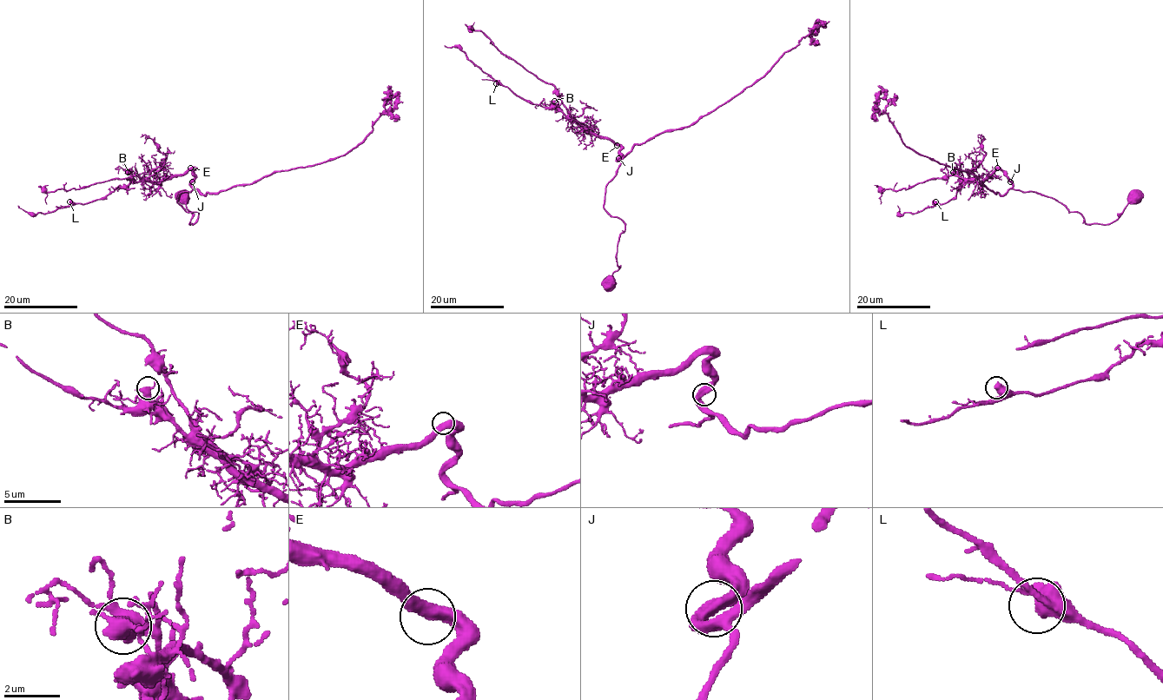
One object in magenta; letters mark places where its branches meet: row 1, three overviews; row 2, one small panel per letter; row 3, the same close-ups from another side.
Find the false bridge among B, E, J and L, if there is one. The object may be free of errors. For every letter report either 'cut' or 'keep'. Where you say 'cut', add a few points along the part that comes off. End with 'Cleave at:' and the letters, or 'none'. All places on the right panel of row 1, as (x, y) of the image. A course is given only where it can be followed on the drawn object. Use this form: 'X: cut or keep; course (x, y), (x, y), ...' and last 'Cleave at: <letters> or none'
B: keep
E: keep
J: keep
L: keep
Cleave at: none

